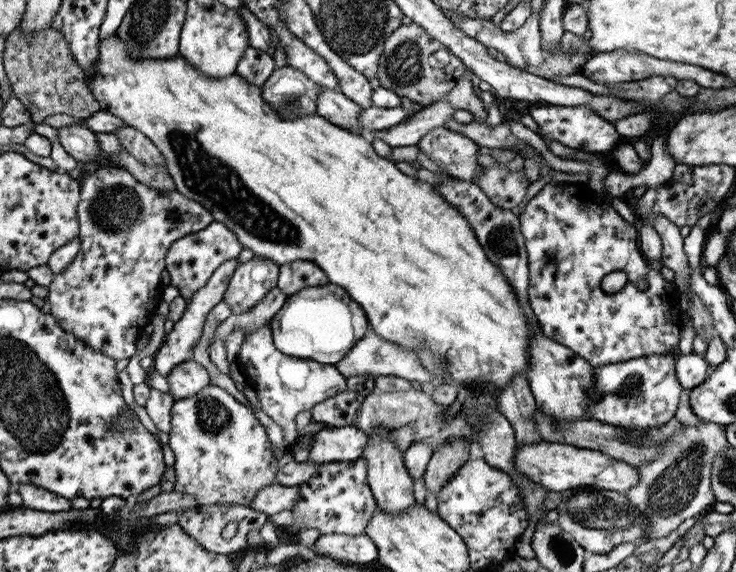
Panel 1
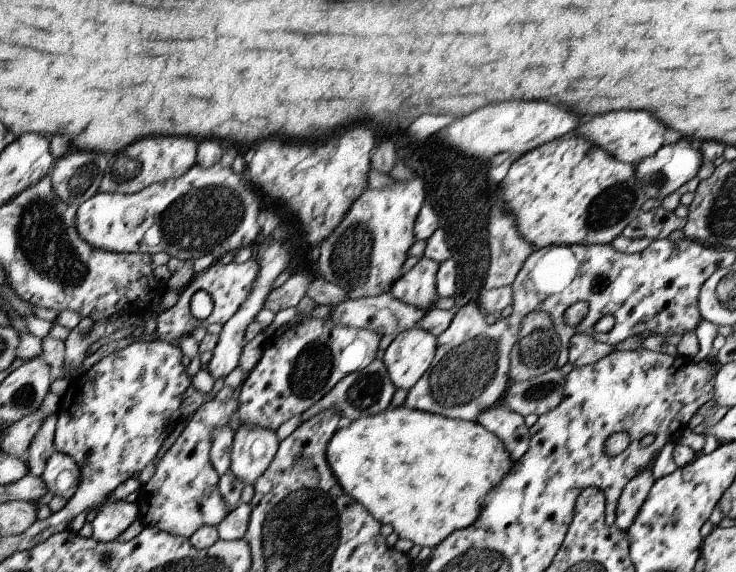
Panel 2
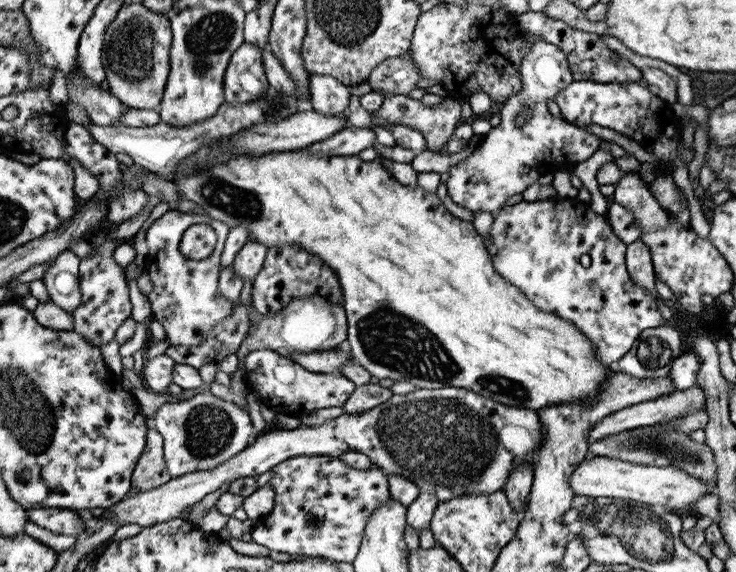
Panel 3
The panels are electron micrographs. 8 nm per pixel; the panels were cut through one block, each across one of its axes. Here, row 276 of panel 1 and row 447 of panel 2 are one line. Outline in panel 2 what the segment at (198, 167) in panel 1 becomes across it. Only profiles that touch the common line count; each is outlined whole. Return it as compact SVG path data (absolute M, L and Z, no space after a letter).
M404 406L394 407L393 410L388 410L384 414L378 413L377 415L360 417L352 421L348 427L338 429L327 444L327 461L342 490L355 501L361 502L376 520L379 520L382 525L390 524L393 526L393 531L398 534L399 538L408 538L416 546L428 546L432 549L454 531L468 528L478 520L486 495L502 482L514 464L500 438L487 431L478 421L451 419L438 413L409 409Z

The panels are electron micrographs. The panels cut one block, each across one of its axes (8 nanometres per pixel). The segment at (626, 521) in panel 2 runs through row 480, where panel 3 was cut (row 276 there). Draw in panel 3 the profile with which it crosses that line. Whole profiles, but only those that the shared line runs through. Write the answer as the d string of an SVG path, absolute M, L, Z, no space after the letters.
M640 240L627 245L625 263L634 284L657 296L656 278L650 249Z

